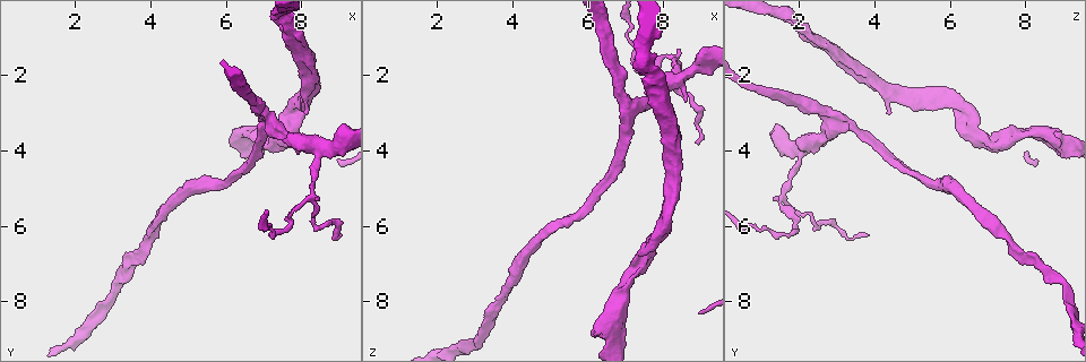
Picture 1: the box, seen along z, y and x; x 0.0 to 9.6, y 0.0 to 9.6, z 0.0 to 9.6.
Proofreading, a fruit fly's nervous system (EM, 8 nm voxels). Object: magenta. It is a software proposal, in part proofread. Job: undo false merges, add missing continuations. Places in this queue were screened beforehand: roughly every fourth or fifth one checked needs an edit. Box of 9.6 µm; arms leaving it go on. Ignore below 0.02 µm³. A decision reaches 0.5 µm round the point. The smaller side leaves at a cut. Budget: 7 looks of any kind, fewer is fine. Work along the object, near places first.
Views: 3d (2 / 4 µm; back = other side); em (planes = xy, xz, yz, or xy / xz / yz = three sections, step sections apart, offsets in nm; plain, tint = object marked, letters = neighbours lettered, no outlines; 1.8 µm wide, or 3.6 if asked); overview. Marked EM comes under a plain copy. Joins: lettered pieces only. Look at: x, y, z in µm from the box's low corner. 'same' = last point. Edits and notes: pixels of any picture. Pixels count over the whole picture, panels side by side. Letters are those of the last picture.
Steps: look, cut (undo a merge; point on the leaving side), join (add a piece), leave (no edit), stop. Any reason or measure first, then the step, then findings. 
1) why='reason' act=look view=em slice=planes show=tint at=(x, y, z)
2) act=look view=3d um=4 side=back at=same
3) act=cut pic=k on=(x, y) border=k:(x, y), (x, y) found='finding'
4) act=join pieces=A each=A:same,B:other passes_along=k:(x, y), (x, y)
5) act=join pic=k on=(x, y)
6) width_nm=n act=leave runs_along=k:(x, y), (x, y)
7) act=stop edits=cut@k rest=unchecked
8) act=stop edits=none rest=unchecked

why='branch stops here' act=look view=em slice=xz step=8 show=letters at=(8.10, 3.05, 4.35)

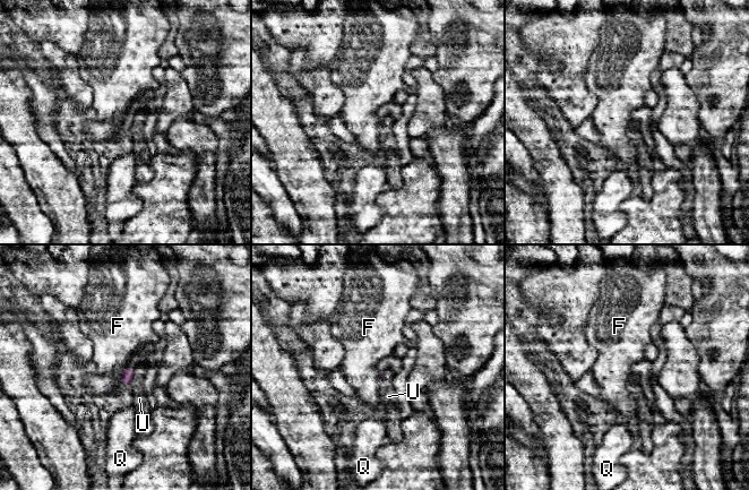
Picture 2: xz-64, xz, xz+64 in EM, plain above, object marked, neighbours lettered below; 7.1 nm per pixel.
act=look view=em slice=planes show=letters at=same

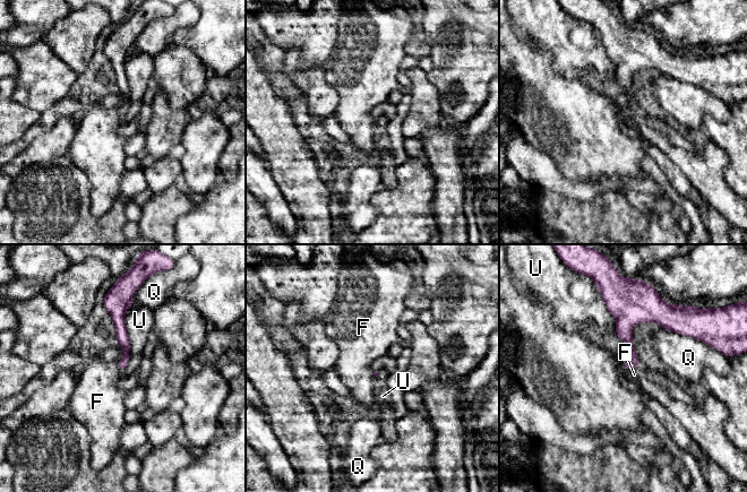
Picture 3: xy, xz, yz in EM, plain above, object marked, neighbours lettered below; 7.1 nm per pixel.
longest_contact=U:480nm act=leave each=F:other,Q:other,U:other runs_along=3:(113, 303), (126, 347), (122, 368) found='no lettered piece goes on from it'

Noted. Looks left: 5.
why='sharp bend' act=look view=3d um=4 at=(8.60, 3.90, 1.90)

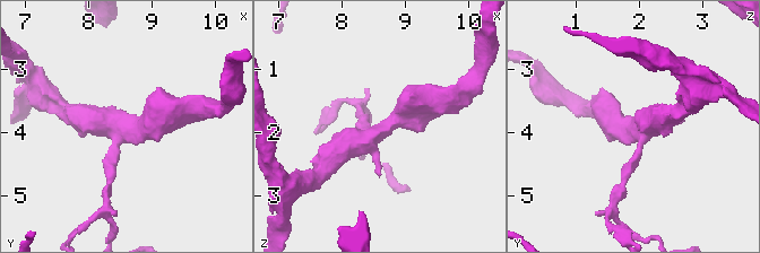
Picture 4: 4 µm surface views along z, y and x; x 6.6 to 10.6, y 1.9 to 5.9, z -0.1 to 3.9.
why='need the tissue' act=look view=em slice=planes show=tint at=(8.65, 3.95, 1.90)

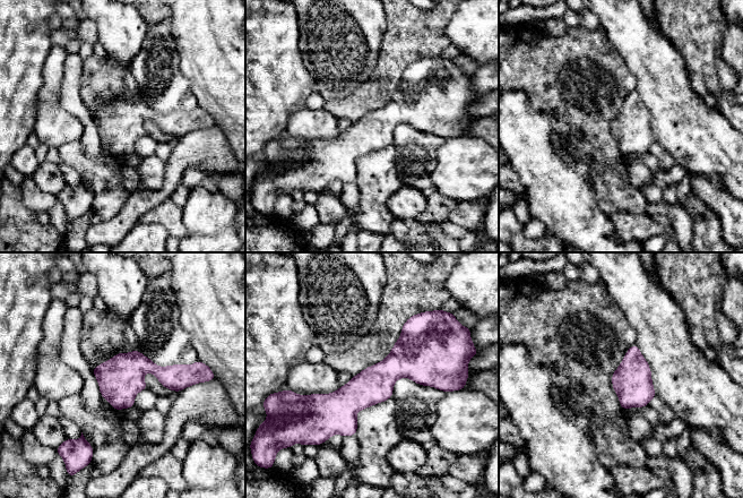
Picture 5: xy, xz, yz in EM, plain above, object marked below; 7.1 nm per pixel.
act=look view=em slice=planes show=letters at=same

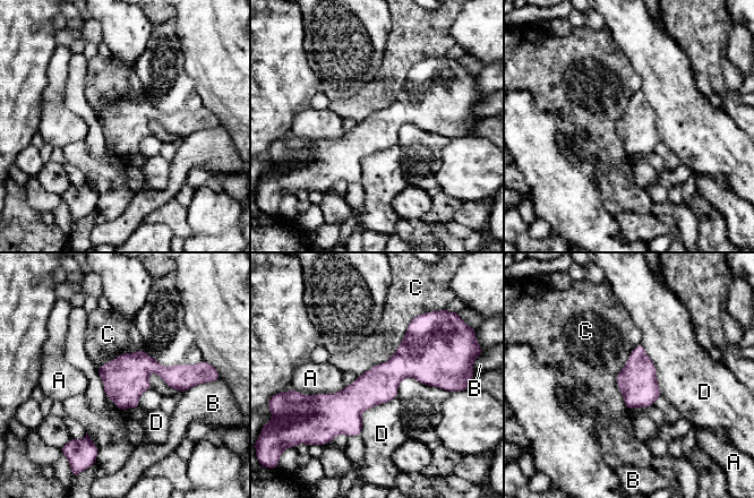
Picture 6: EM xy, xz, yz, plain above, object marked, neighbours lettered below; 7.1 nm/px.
act=leave each=A:other,B:other,C:other,D:other found='all the same cell'

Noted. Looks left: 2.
why='branch stops here' act=look view=em slice=planes show=letters at=(7.30, 3.25, 6.75)

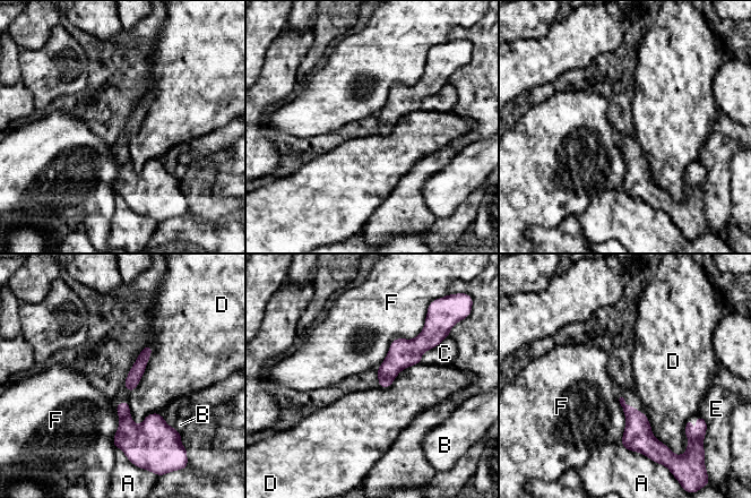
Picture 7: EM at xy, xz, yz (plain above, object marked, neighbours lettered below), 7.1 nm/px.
longest_contact=F:440nm act=leave each=A:other,B:other,C:other,D:other,E:other,F:other found='none of them fits'

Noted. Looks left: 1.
act=stop edits=none rest=unchecked

